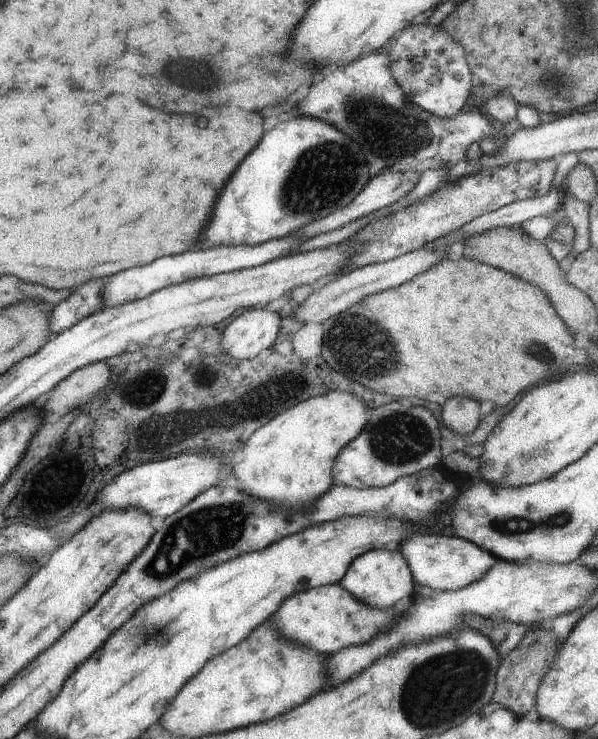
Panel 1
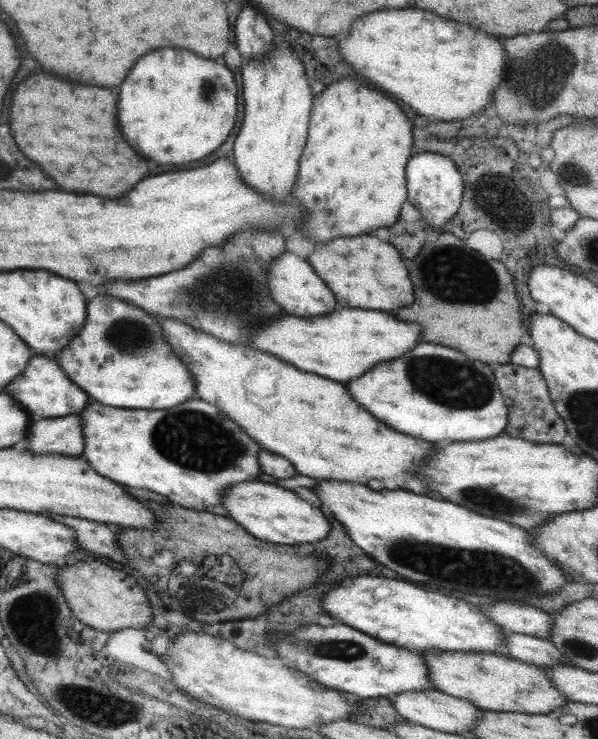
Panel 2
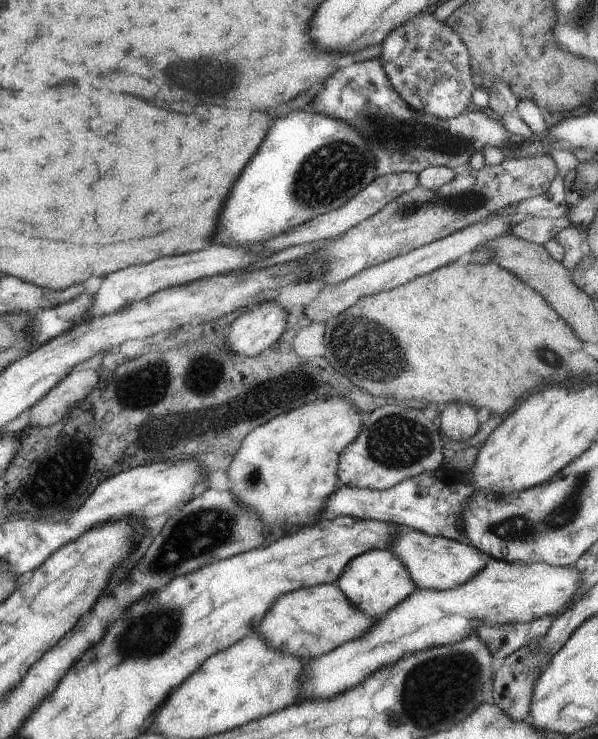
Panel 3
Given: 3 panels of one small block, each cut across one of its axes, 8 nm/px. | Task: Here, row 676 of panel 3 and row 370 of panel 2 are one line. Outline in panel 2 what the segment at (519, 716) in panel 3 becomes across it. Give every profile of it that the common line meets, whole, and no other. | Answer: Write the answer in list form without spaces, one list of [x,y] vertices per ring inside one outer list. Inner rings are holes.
[[[509,362],[500,364],[492,373],[503,397],[505,408],[508,410],[504,426],[505,434],[539,444],[541,442],[559,444],[565,436],[565,425],[555,412],[541,373],[536,368],[525,368]]]

